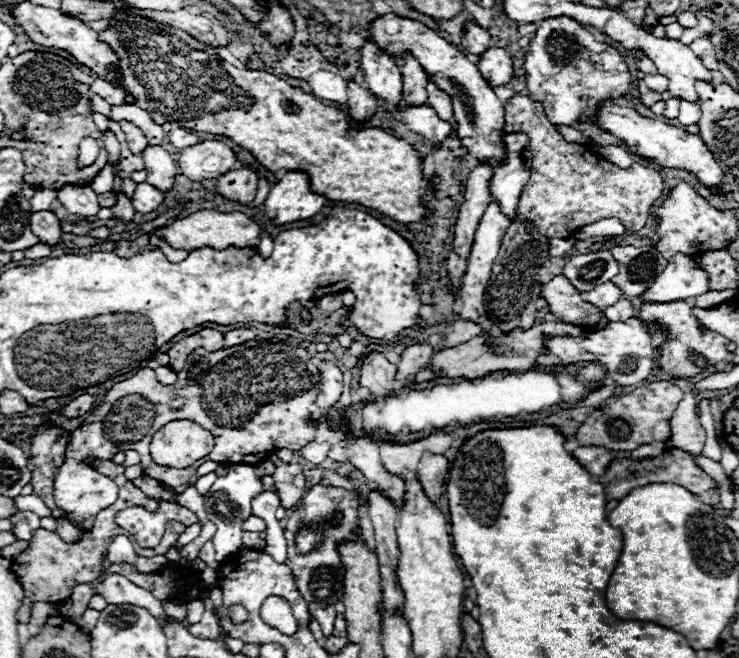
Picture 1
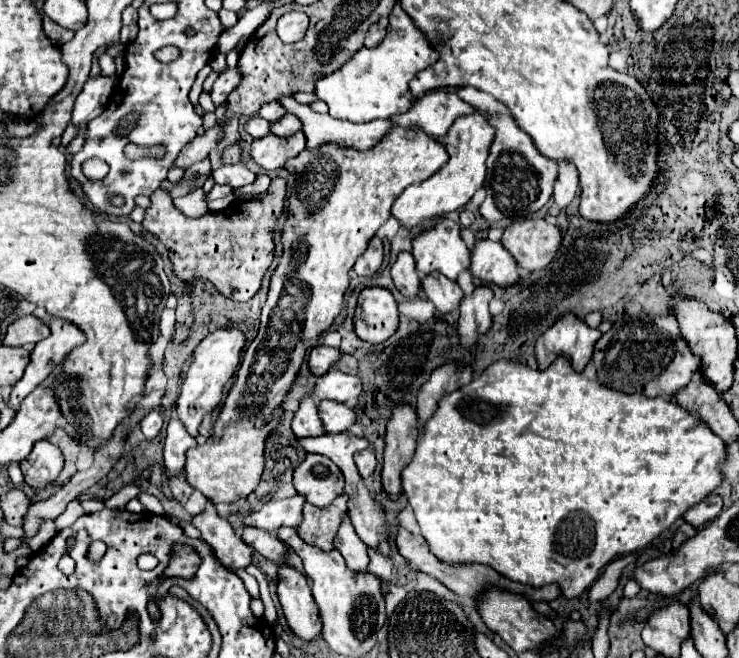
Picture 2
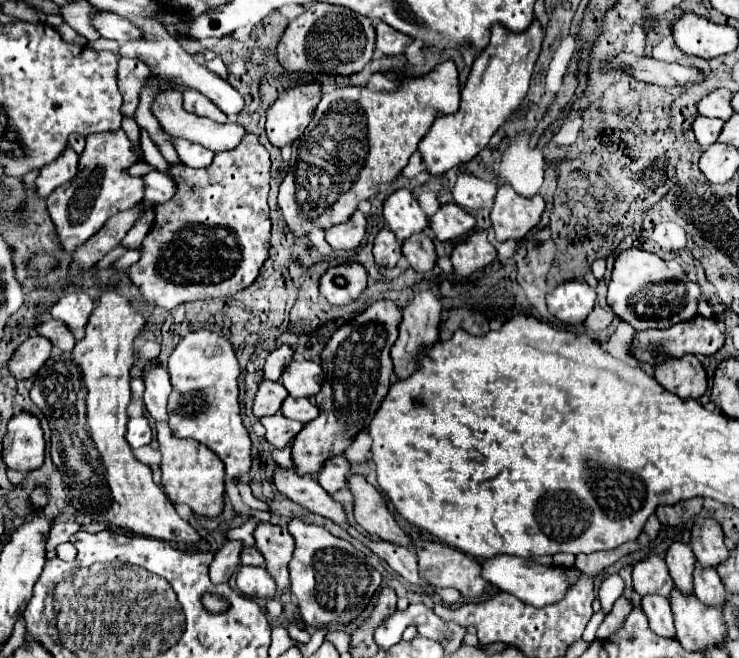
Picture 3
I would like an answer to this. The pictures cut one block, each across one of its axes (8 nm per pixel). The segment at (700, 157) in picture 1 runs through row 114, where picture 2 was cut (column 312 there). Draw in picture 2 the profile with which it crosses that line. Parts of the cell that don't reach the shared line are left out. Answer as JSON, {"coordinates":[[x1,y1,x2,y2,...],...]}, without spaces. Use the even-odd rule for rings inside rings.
{"coordinates":[[280,566,278,576,278,600,290,630,304,642,312,642,322,632,322,622,308,578,292,566]]}

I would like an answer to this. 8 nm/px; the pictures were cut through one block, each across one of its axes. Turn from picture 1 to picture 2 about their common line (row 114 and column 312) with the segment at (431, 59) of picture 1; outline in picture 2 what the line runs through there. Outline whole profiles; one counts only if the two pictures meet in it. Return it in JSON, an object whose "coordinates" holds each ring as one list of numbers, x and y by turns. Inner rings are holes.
{"coordinates":[[308,454,294,470,294,486,314,506,330,506,344,492,344,476,330,458]]}

